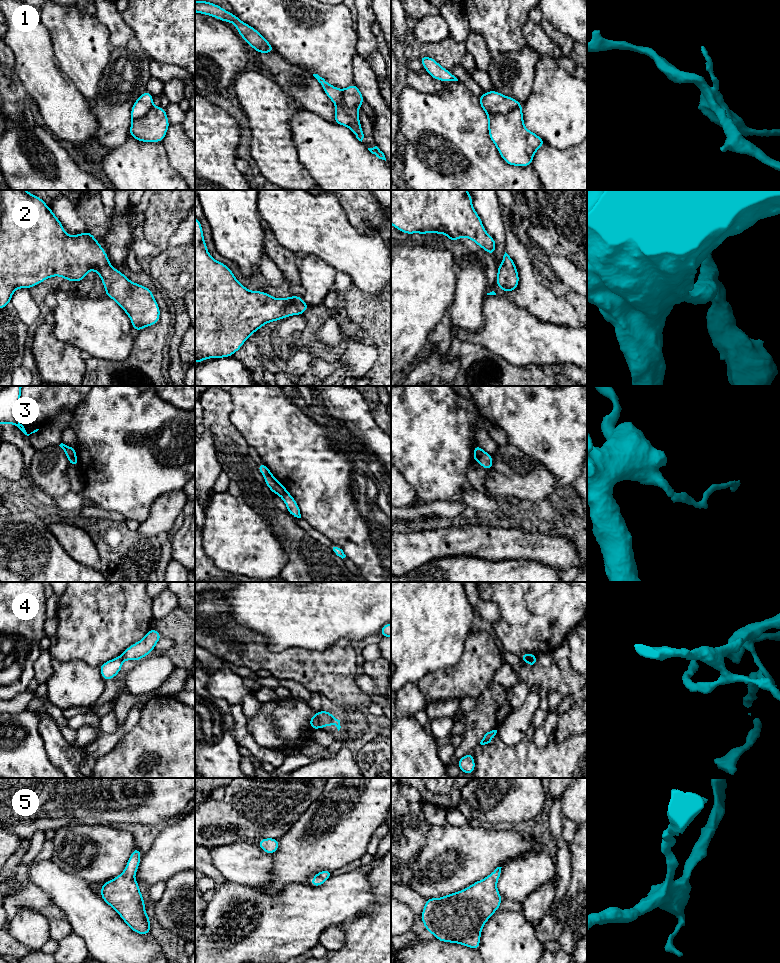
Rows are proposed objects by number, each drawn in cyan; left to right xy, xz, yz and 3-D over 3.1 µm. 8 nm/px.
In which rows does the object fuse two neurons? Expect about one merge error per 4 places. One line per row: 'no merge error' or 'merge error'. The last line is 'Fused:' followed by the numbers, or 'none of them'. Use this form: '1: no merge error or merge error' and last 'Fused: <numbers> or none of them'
1: no merge error
2: no merge error
3: merge error
4: merge error
5: no merge error
Fused: 3, 4

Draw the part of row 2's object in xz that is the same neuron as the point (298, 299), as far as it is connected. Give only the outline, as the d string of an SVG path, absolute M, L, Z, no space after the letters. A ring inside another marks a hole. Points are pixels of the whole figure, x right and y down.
M195 216L195 363L209 358L233 356L249 336L263 325L288 316L303 315L309 307L310 305L302 300L302 296L279 299L263 291L249 291L235 278L227 265L211 257L204 241L201 223Z

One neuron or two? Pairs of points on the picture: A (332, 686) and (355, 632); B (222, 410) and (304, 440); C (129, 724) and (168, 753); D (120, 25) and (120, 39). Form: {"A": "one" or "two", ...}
{"A": "two", "B": "two", "C": "two", "D": "one"}

